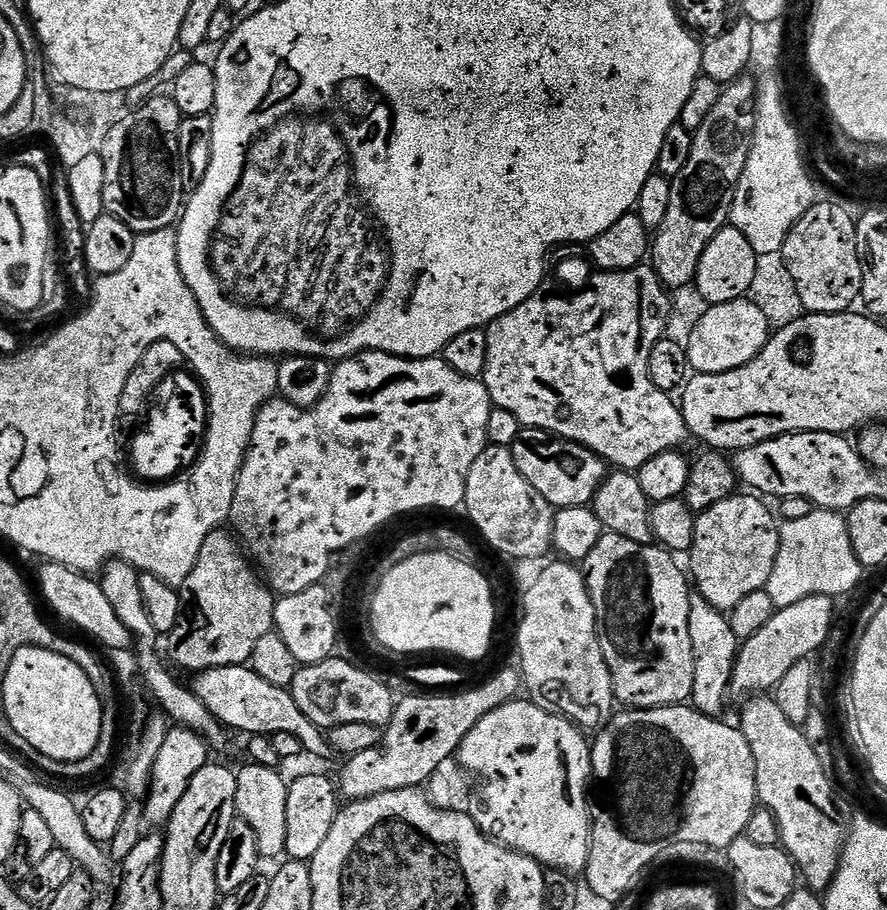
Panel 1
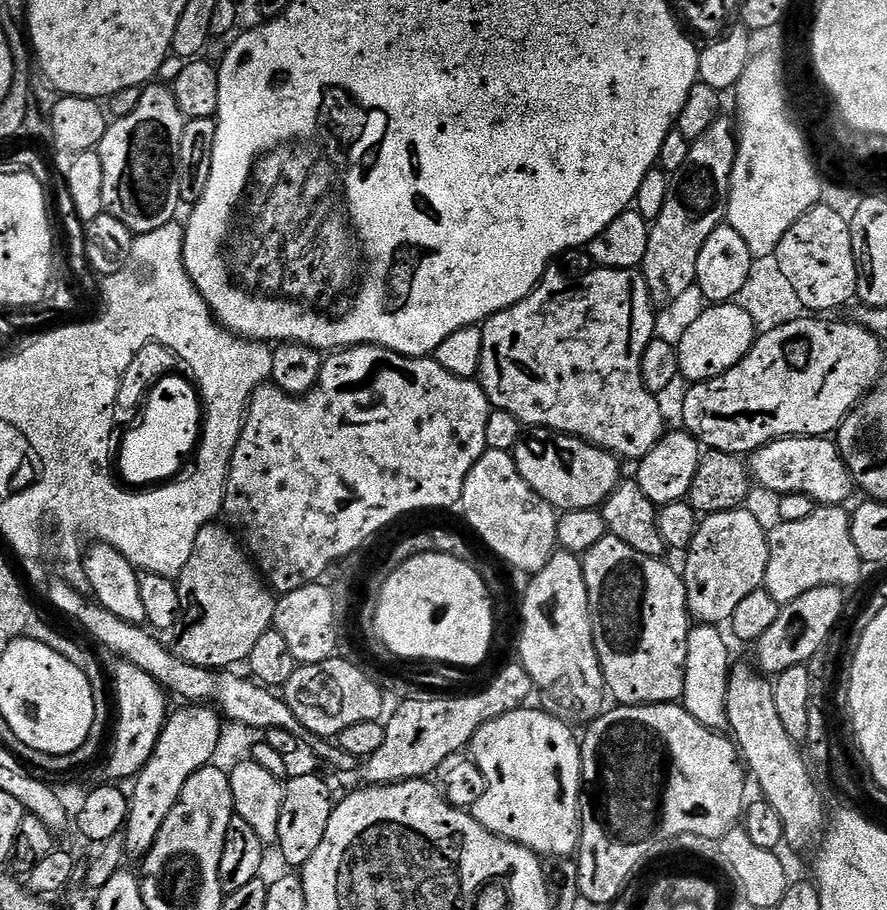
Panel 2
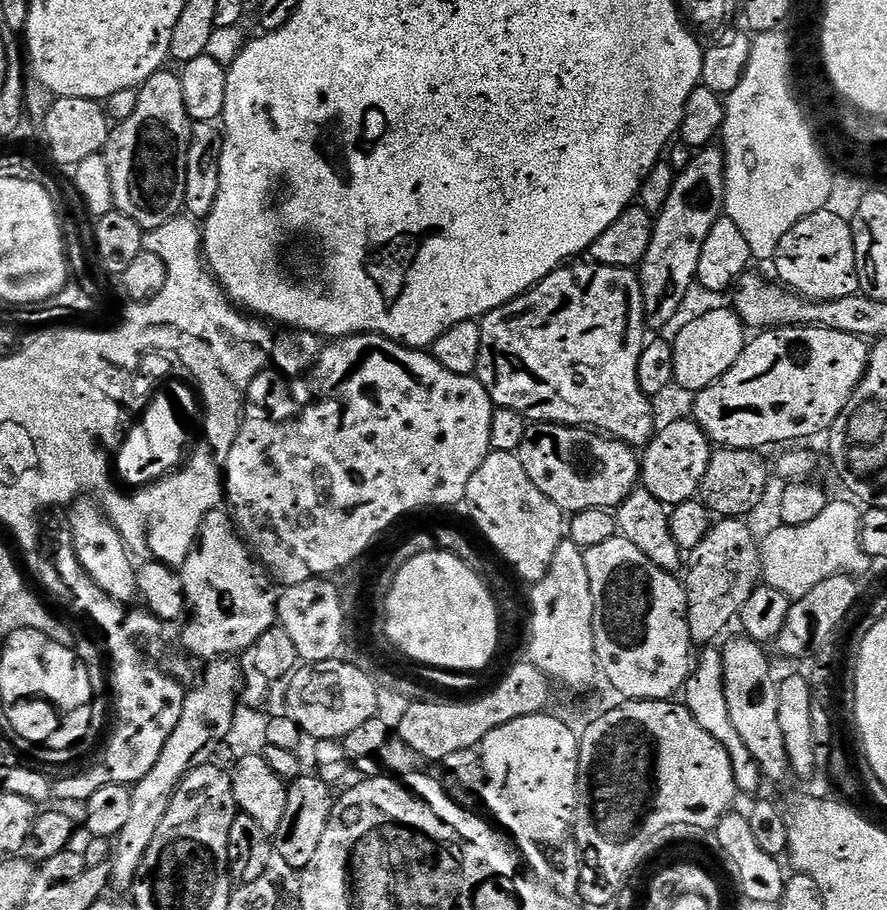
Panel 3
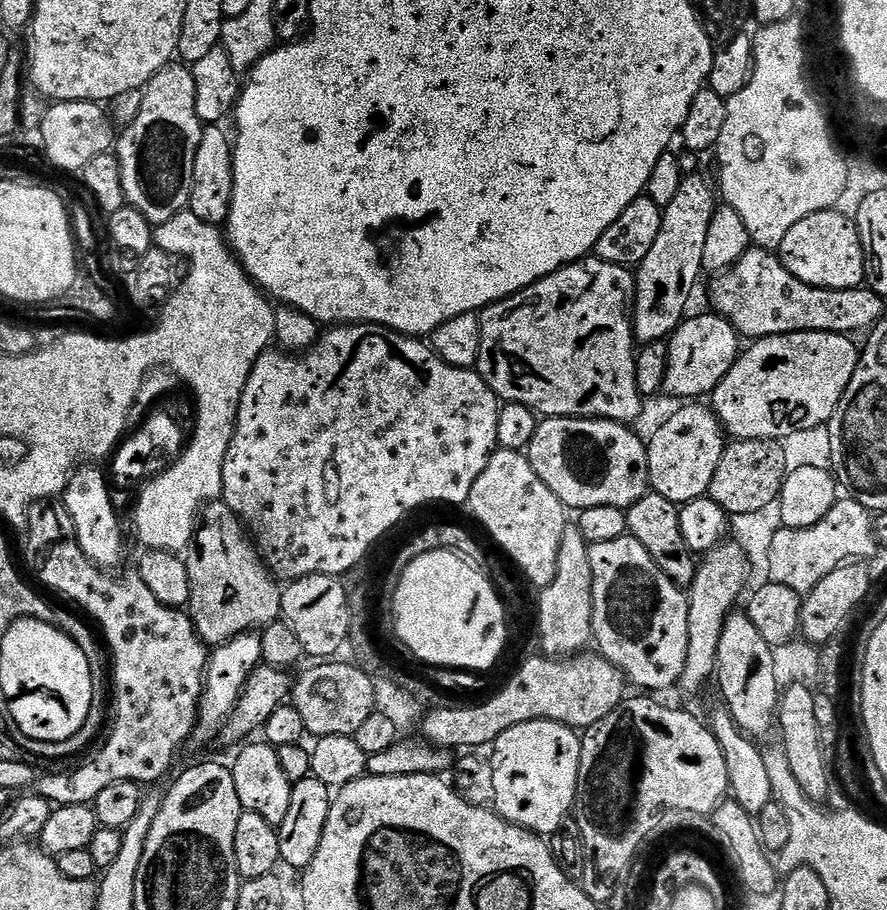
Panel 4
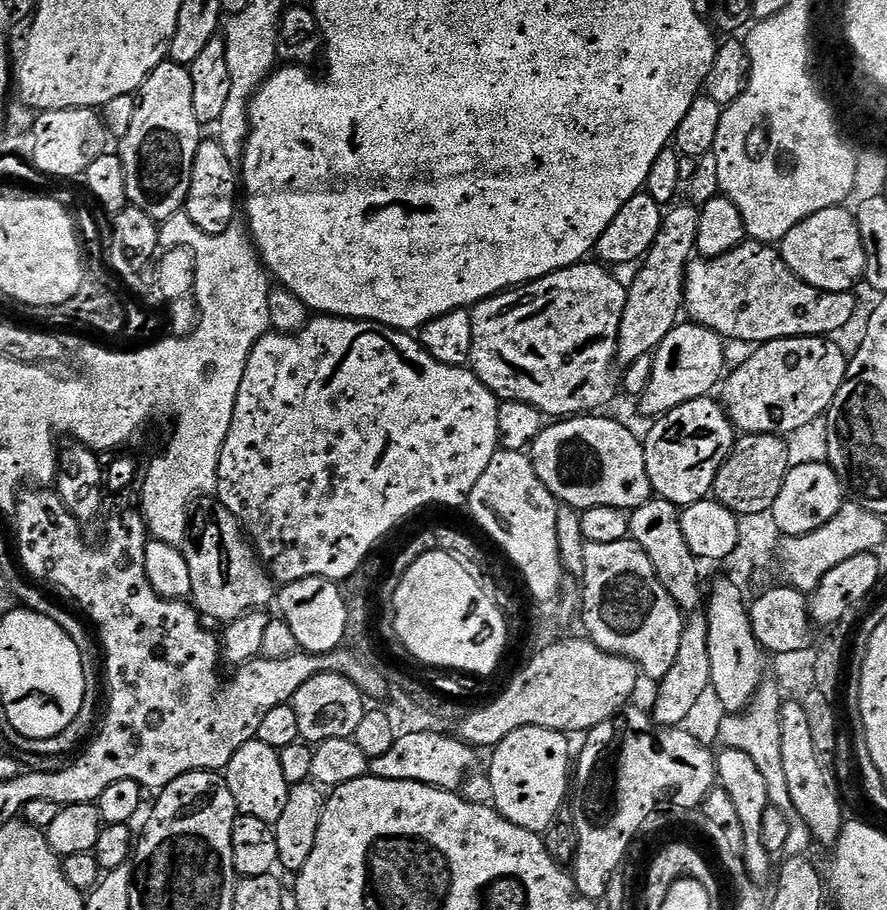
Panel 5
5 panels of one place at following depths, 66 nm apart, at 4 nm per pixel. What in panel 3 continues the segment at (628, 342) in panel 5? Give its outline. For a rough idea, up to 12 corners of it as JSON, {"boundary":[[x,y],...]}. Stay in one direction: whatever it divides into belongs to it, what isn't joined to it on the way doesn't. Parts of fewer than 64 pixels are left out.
{"boundary":[[724,154],[675,173],[638,266],[656,332],[695,284],[724,212]]}

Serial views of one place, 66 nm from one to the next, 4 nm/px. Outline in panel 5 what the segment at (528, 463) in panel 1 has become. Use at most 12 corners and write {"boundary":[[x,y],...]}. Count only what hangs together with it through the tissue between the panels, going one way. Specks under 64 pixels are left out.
{"boundary":[[604,415],[557,419],[536,477],[577,510],[653,499],[641,437]]}

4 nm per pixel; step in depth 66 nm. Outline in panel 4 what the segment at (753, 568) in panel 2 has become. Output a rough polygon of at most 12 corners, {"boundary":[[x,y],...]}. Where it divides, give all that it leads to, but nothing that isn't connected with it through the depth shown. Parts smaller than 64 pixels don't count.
{"boundary":[[740,545],[711,548],[688,597],[688,653],[679,691],[716,671],[718,638],[745,595]]}

